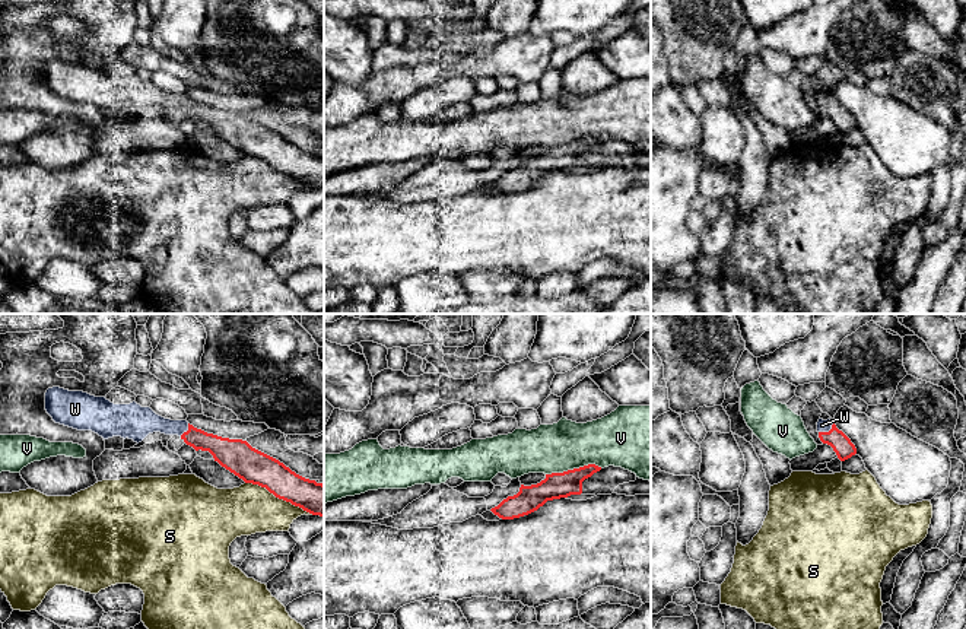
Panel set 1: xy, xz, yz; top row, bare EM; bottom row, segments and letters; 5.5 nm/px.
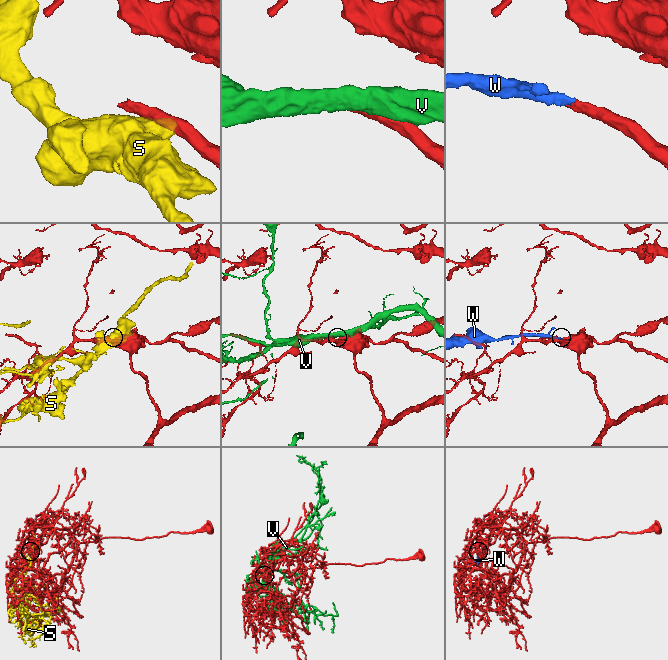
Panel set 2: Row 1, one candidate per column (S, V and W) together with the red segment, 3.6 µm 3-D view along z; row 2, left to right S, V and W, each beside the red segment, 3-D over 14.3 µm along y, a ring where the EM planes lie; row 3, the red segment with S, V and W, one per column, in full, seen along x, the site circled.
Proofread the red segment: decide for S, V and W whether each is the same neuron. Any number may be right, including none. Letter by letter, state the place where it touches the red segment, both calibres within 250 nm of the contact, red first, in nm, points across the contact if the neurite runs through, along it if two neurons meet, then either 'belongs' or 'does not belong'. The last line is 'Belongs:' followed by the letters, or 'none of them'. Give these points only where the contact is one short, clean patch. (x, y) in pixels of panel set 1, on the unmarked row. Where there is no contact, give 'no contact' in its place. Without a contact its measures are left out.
S: xy (279, 171) | 190/280 nm | does not belong
V: xz (574, 142) | 140/280 nm | does not belong
W: yz (829, 104) | 110/60 nm | across yz (841, 117), (829, 104), (822, 98) | belongs
Belongs: W

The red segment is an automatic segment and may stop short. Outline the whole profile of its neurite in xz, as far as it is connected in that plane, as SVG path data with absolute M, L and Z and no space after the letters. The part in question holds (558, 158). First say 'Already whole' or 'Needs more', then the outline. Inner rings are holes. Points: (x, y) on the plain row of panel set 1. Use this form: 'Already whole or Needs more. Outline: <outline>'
Already whole. Outline: M588 137L563 146L546 147L546 152L537 158L521 158L517 168L508 169L490 184L502 193L528 188L543 180L547 174L581 168L582 155L600 143L601 140Z

